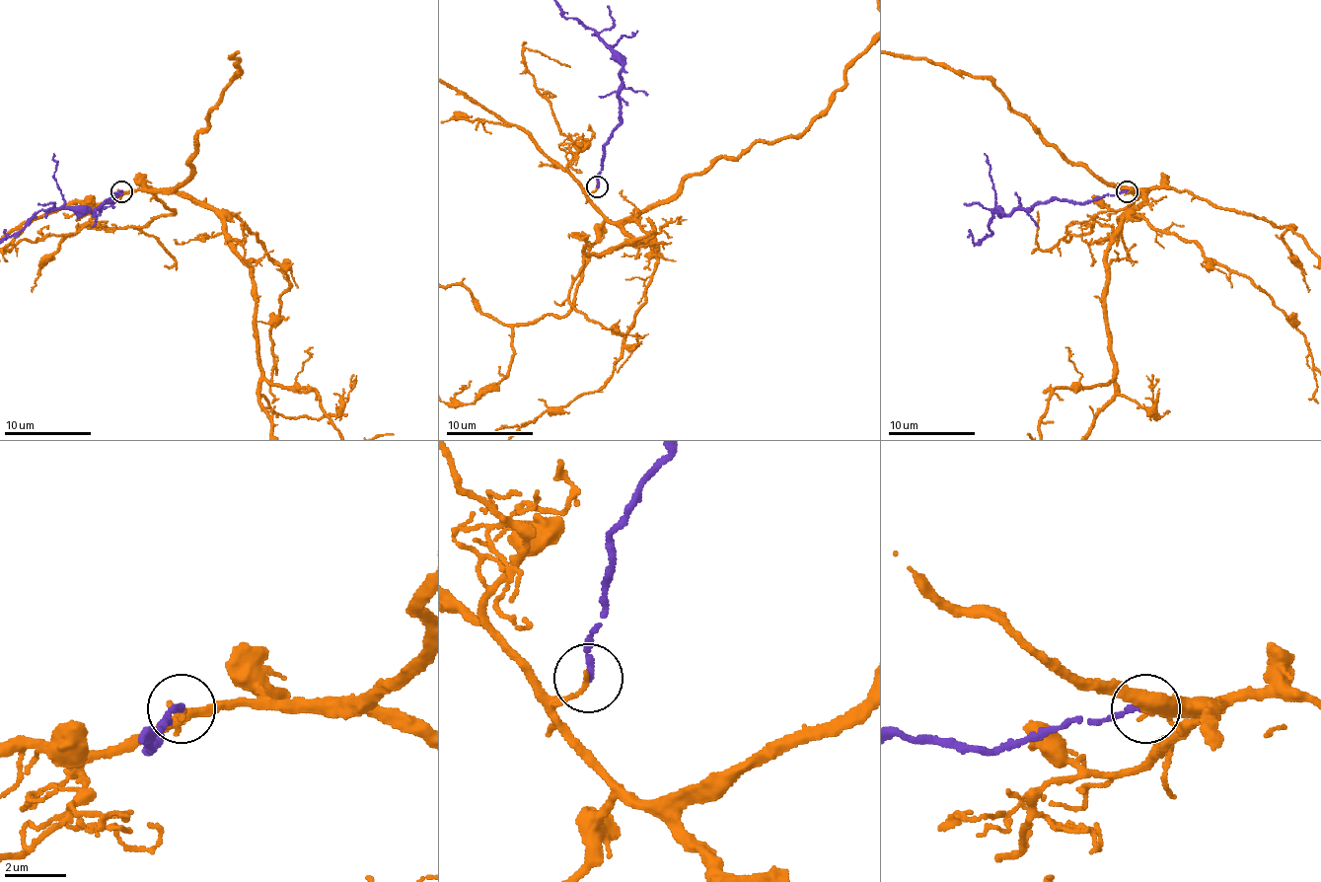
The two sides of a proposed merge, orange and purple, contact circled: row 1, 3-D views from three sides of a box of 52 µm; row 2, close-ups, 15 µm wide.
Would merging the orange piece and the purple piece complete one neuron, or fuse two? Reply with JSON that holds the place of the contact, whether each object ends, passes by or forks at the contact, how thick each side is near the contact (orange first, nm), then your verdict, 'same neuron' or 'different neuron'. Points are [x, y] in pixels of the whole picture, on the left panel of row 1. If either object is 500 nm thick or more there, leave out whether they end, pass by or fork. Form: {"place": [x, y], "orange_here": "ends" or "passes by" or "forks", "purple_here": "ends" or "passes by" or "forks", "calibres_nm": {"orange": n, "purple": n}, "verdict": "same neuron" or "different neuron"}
{"place": [121, 191], "orange_here": "ends", "purple_here": "ends", "calibres_nm": {"orange": 140, "purple": 200}, "verdict": "different neuron"}

